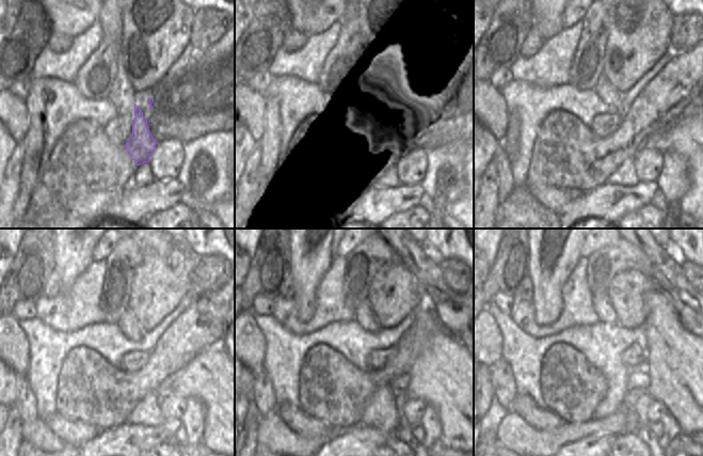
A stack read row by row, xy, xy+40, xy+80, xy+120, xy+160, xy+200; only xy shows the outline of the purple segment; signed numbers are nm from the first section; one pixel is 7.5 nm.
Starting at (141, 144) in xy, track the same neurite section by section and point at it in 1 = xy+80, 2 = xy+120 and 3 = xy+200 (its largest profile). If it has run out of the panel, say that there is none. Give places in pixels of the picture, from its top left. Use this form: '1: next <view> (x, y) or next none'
1: next xy+80 (605, 90)
2: next xy+120 (128, 325)
3: next xy+200 (602, 305)

